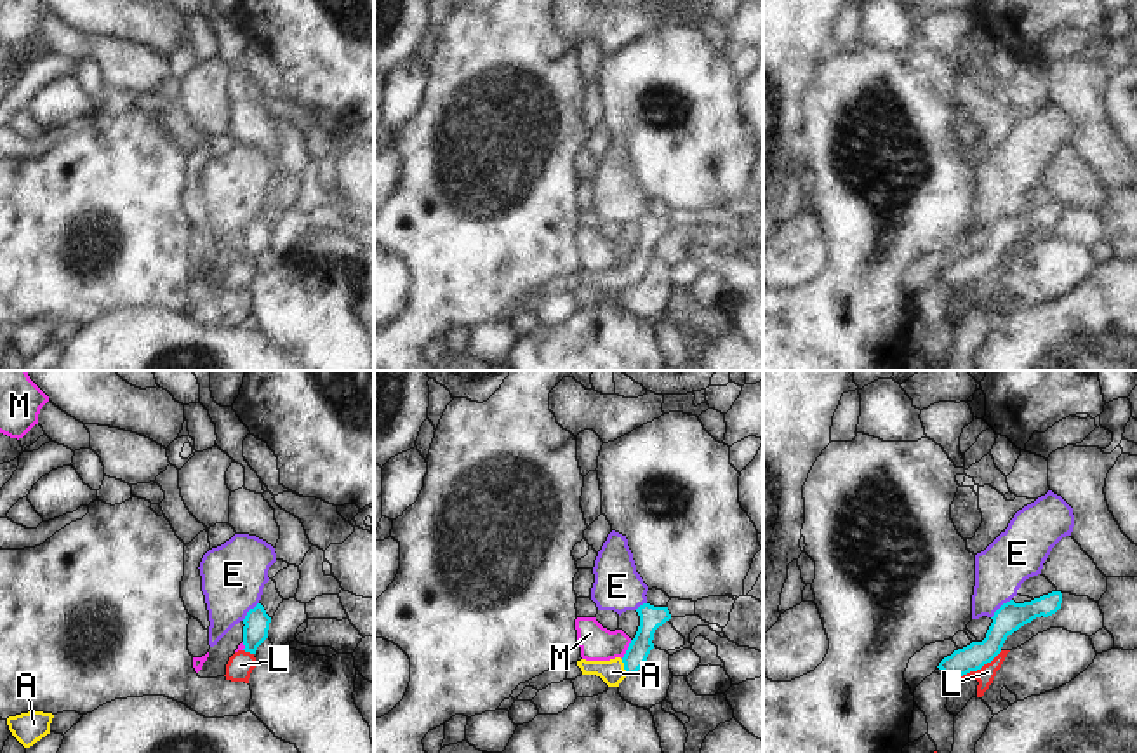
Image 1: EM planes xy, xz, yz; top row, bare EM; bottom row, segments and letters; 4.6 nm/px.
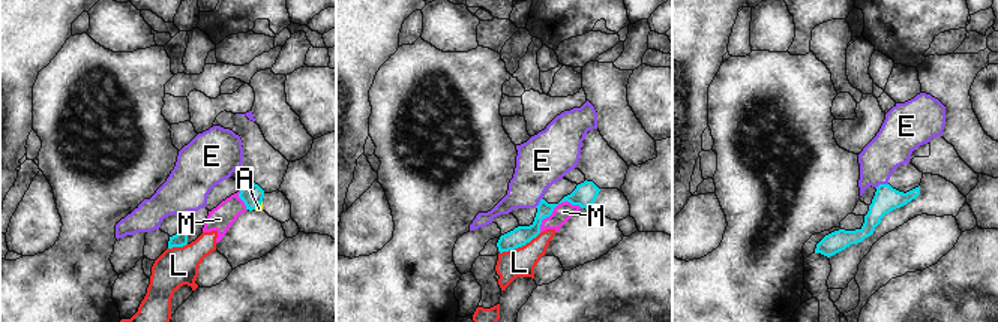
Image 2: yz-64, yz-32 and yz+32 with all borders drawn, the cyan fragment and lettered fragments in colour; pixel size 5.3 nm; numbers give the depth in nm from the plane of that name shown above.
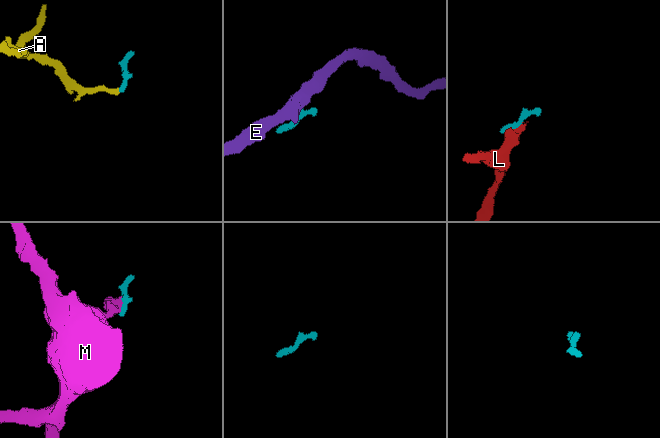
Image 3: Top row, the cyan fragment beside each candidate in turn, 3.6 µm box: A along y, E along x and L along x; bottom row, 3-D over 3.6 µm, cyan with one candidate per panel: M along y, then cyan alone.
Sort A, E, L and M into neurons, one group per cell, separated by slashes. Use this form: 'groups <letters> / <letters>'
groups A / E / L M

